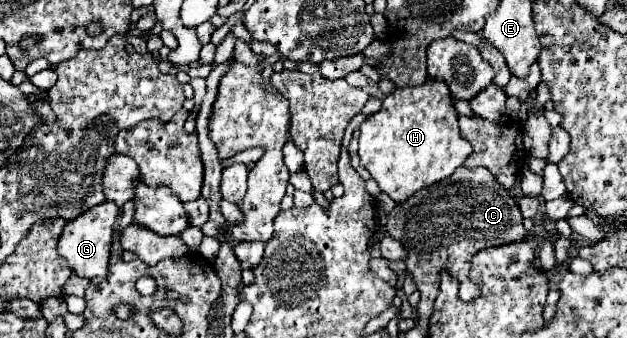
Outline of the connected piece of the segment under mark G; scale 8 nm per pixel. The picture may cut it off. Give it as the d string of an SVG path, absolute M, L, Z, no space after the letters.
M105 201L101 205L95 205L93 209L87 209L79 217L65 223L63 233L59 237L57 253L69 263L69 267L79 277L105 277L107 275L107 263L111 253L111 239L113 239L113 223L119 215L119 207L113 201Z

